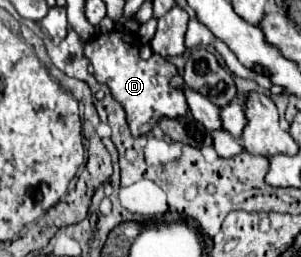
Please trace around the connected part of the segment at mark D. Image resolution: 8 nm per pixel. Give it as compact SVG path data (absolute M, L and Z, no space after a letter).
M127 31L99 33L85 45L85 57L95 69L95 79L111 89L115 101L119 101L127 113L131 133L135 137L147 135L163 117L179 119L189 113L185 93L169 83L177 75L177 67L161 55L151 55L147 61L139 57L139 37Z

